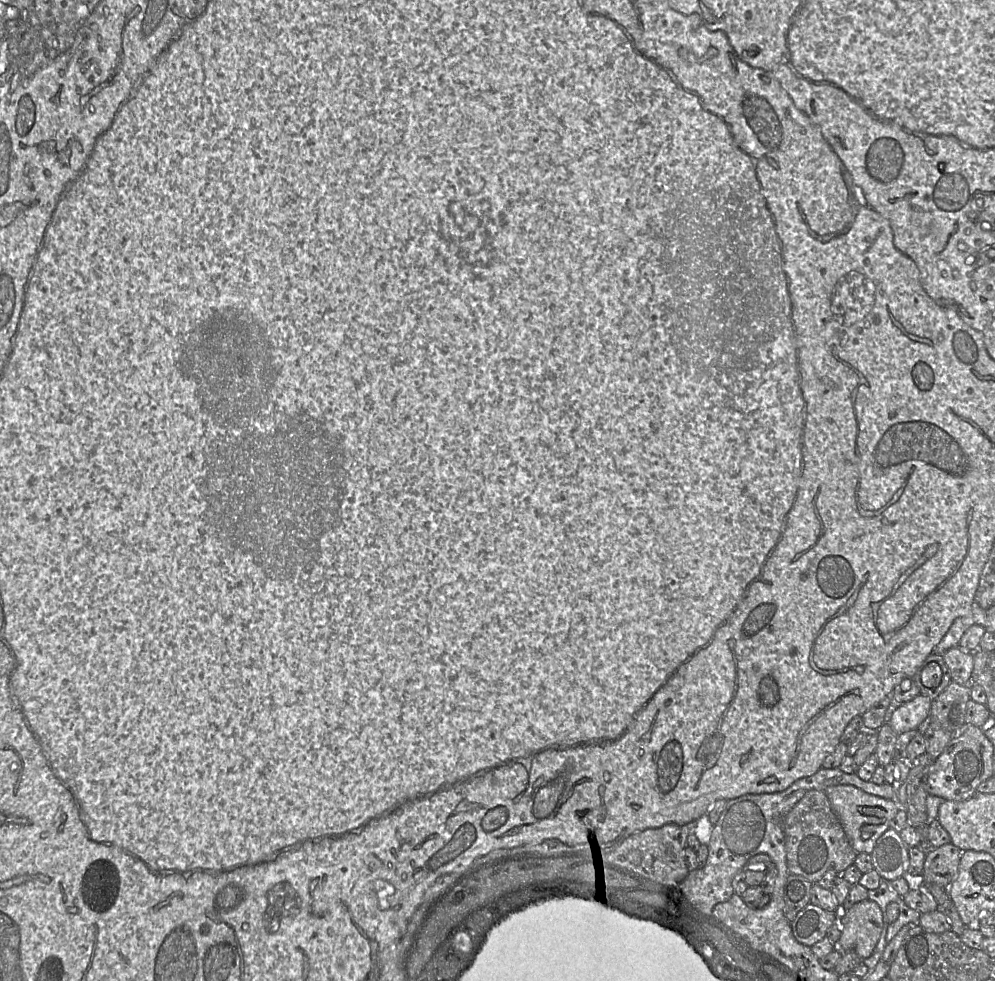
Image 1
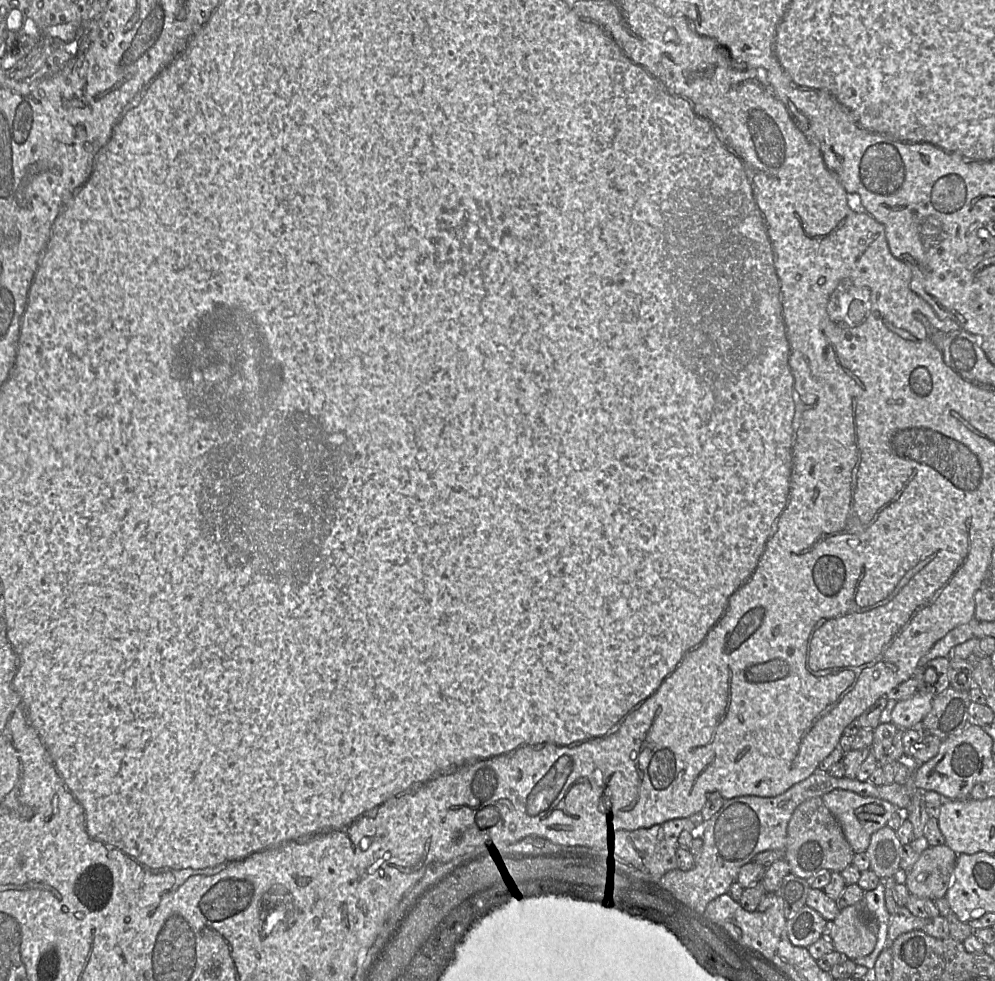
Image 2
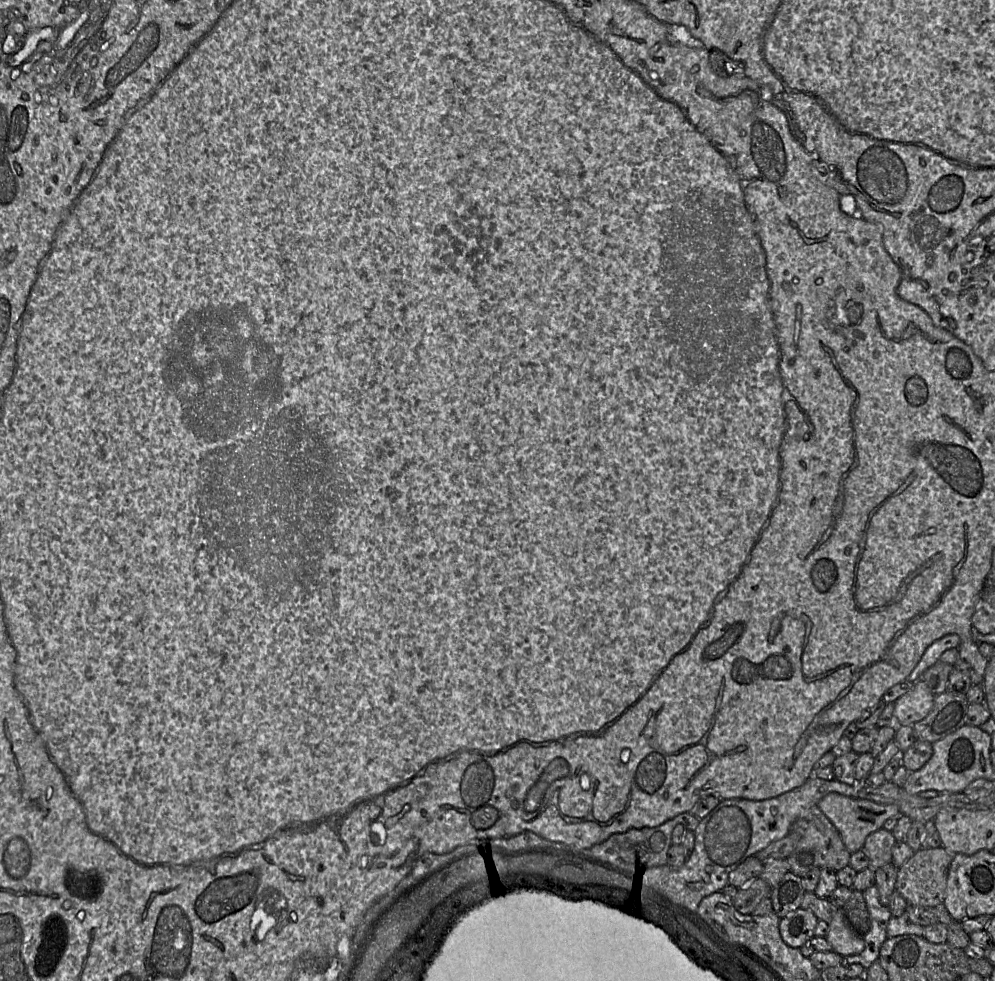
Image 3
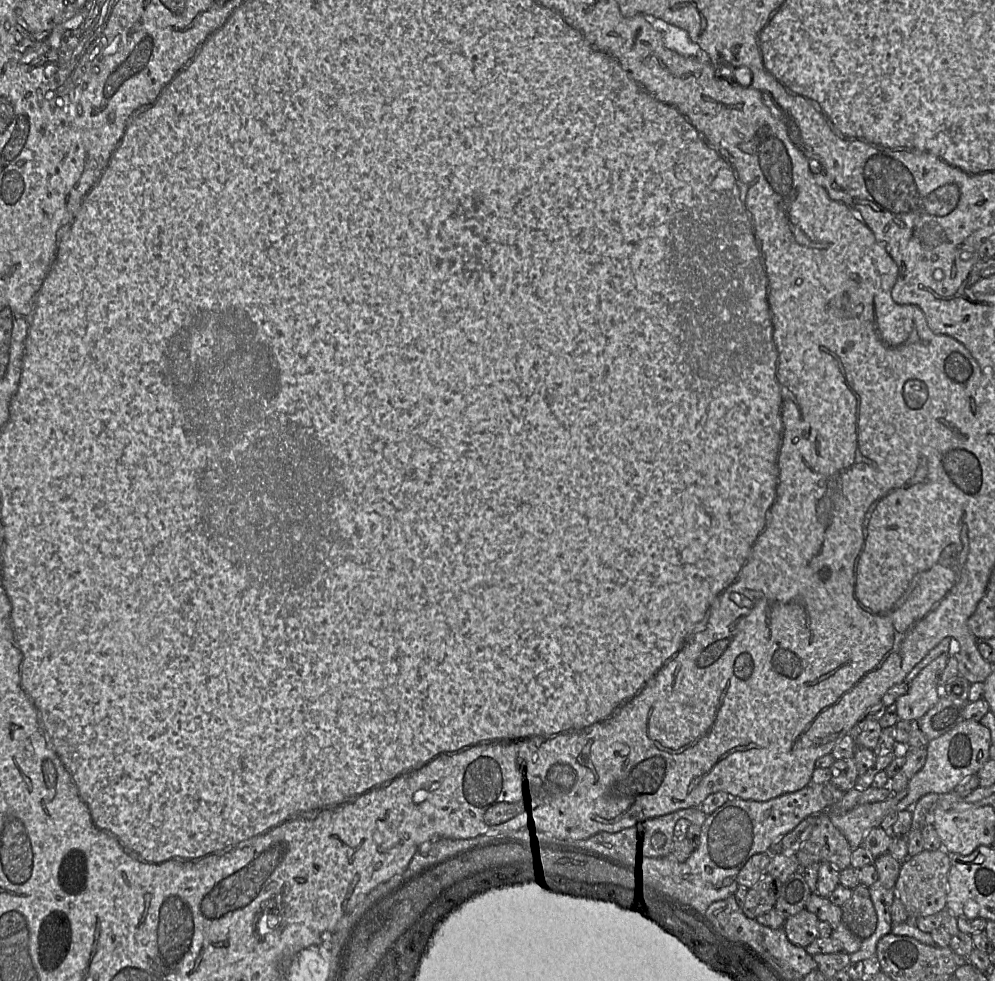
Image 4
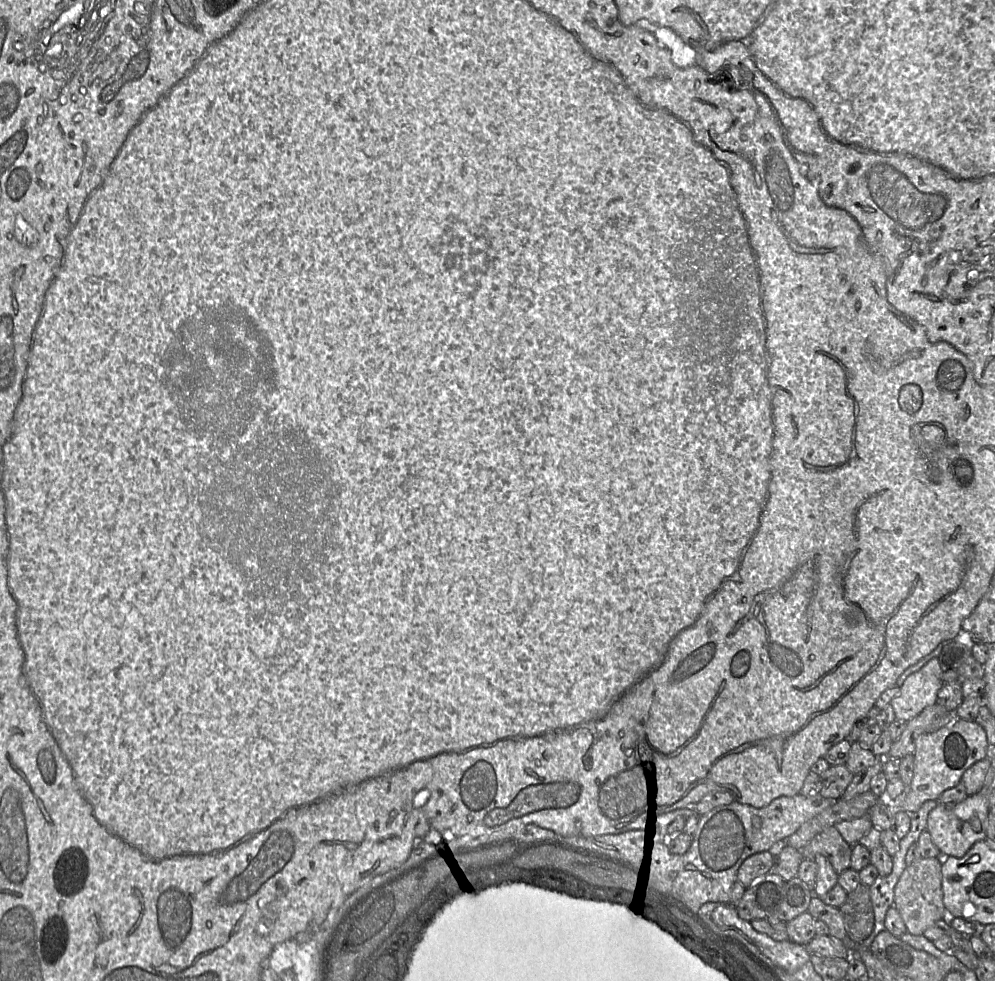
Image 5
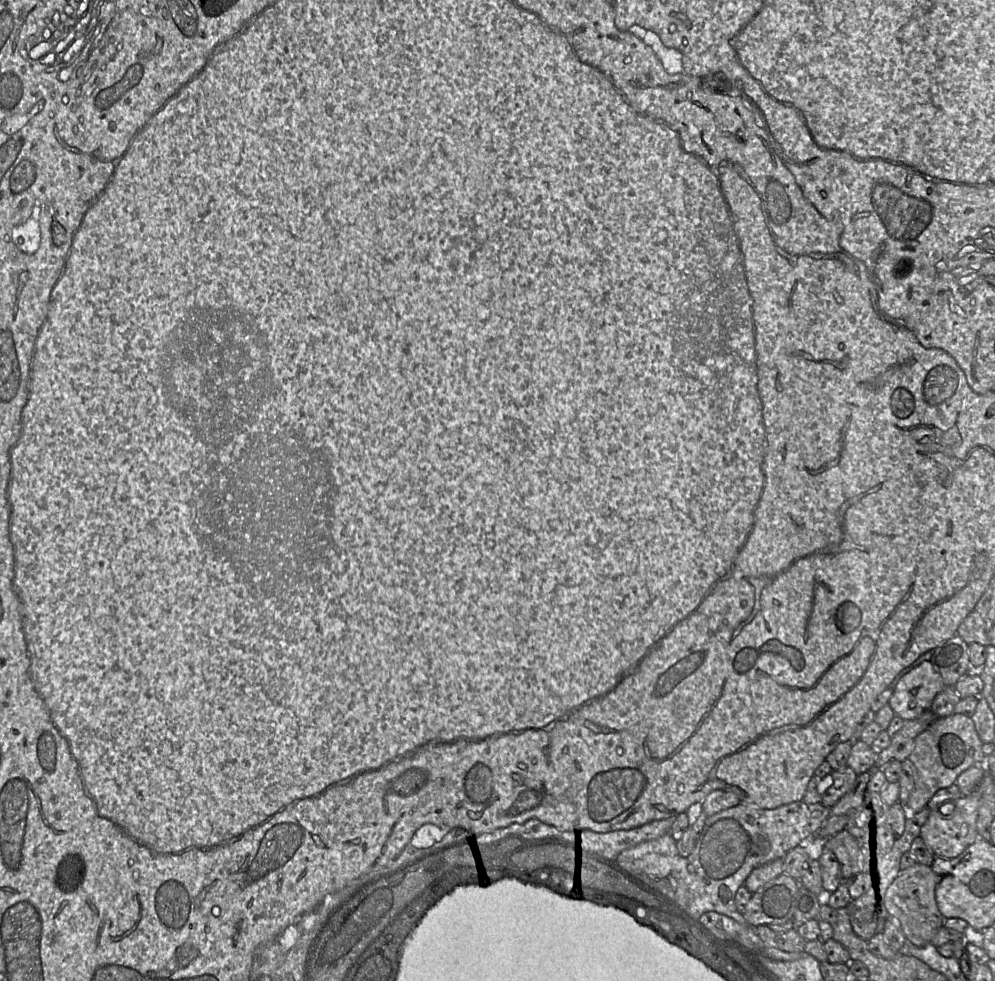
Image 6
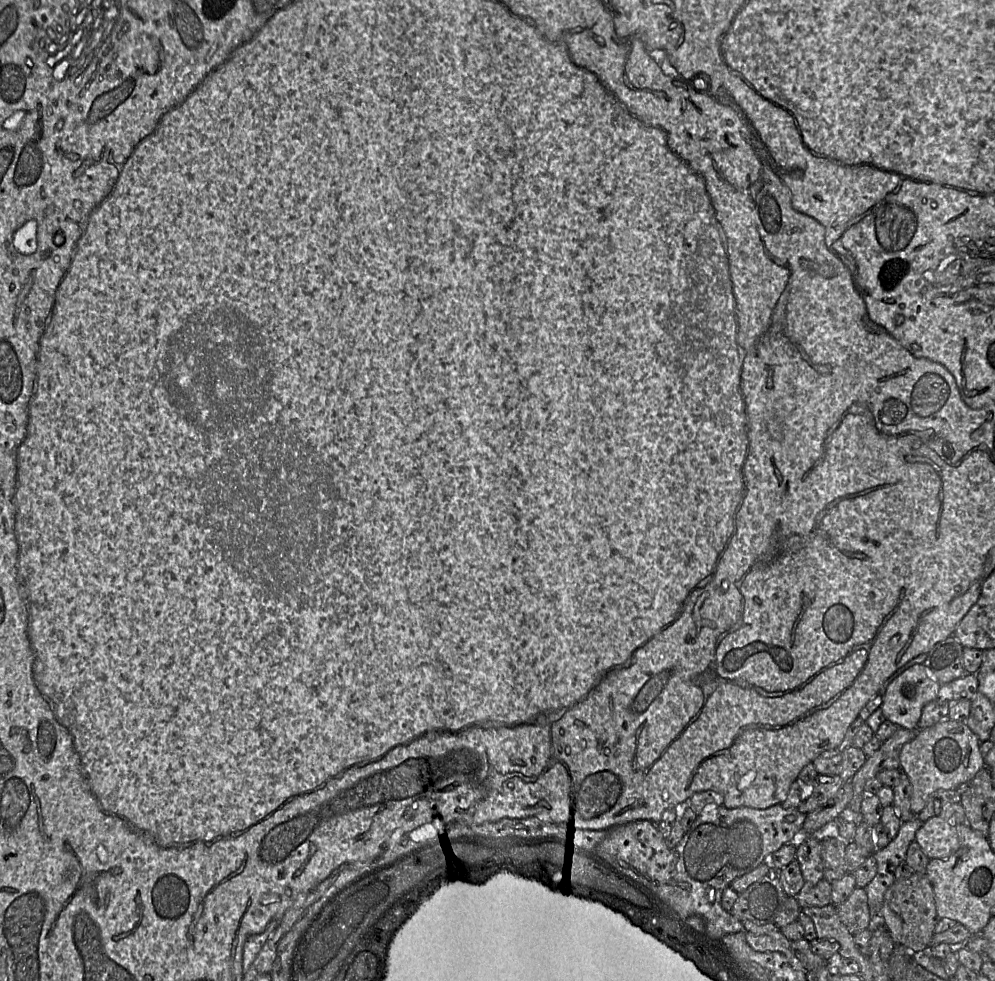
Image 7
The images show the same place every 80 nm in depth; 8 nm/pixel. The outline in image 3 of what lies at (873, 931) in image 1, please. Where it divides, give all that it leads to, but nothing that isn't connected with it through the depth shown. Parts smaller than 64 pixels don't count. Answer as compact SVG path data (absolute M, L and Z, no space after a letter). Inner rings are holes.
M838 909L829 923L826 940L842 957L860 954L865 948L864 936L852 928L843 909Z

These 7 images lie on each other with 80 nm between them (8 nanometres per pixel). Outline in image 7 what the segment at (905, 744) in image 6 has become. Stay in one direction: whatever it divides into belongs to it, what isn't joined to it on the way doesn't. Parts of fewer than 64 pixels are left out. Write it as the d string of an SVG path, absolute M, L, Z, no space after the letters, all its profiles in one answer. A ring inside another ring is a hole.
M898 728L890 738L882 742L873 755L867 757L864 765L851 779L853 795L847 807L854 812L861 811L860 803L865 796L864 787L867 781L883 770L900 769L901 750L906 743L915 738L917 731L916 729Z

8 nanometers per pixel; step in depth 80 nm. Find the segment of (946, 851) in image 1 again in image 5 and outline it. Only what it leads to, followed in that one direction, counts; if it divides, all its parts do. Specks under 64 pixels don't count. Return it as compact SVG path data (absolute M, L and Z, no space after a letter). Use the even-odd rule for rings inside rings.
M938 857L920 858L907 865L894 888L894 907L901 915L907 932L923 935L924 931L945 916L942 892L942 862Z

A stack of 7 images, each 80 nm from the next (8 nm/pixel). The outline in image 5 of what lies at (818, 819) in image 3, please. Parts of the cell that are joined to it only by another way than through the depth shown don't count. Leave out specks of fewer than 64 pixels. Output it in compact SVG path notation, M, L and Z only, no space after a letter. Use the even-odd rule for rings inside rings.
M832 826L817 834L801 851L804 858L814 858L816 855L827 857L840 875L850 868L852 847L844 840L838 829Z

